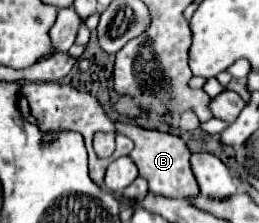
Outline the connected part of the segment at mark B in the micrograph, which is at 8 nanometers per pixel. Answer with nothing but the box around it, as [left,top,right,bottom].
[115,122,199,198]

